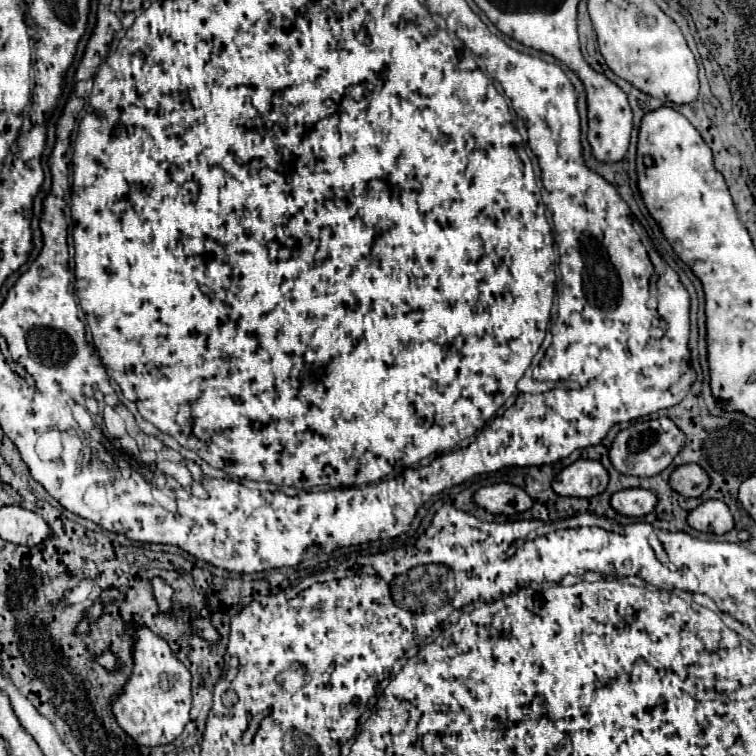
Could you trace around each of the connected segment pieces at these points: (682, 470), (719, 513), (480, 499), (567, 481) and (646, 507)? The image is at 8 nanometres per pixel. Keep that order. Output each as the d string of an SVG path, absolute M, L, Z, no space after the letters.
M681 465L673 471L669 485L683 497L701 497L711 485L711 479L707 479L707 473L699 465Z
M717 499L703 501L697 509L689 513L687 521L693 529L703 533L715 533L715 535L723 535L735 527L729 507Z
M497 483L481 487L473 495L475 503L493 515L515 515L531 509L533 499L517 485Z
M575 461L553 481L553 491L563 497L595 497L609 485L609 473L599 461Z
M625 489L617 491L611 497L613 509L627 517L643 517L651 513L657 507L657 503L659 503L657 495L649 489Z

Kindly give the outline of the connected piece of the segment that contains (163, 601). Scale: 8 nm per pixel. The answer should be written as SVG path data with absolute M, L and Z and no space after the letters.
M159 577L153 579L151 583L153 583L153 593L155 593L155 597L157 597L159 609L161 609L161 611L167 611L167 609L171 607L171 601L169 601L169 599L171 599L171 593L173 593L171 587L169 587L163 579L159 579Z

